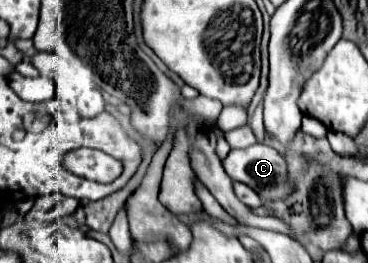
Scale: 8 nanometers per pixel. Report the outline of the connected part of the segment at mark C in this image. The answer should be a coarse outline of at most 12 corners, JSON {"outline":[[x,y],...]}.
{"outline":[[271,146],[231,150],[231,180],[263,200],[291,194],[285,158]]}

